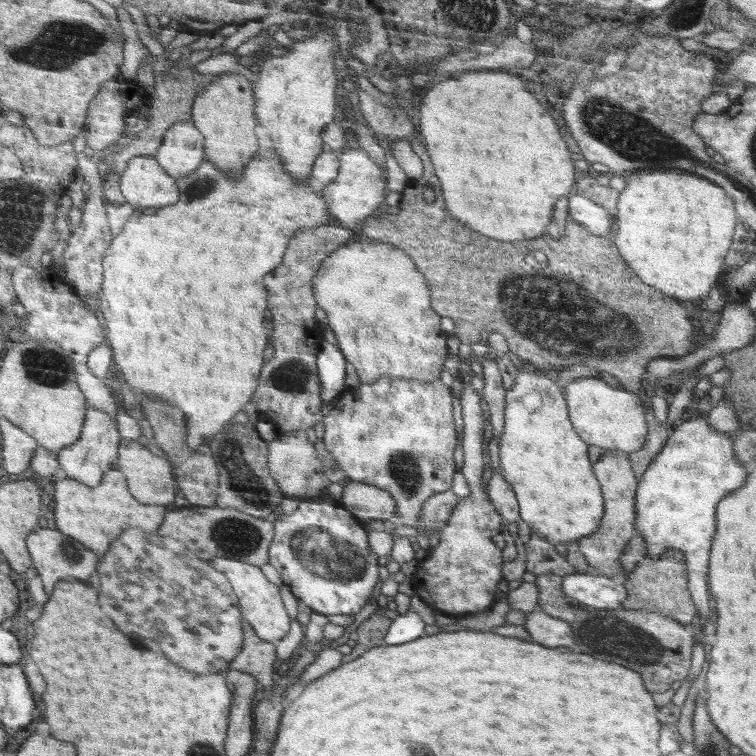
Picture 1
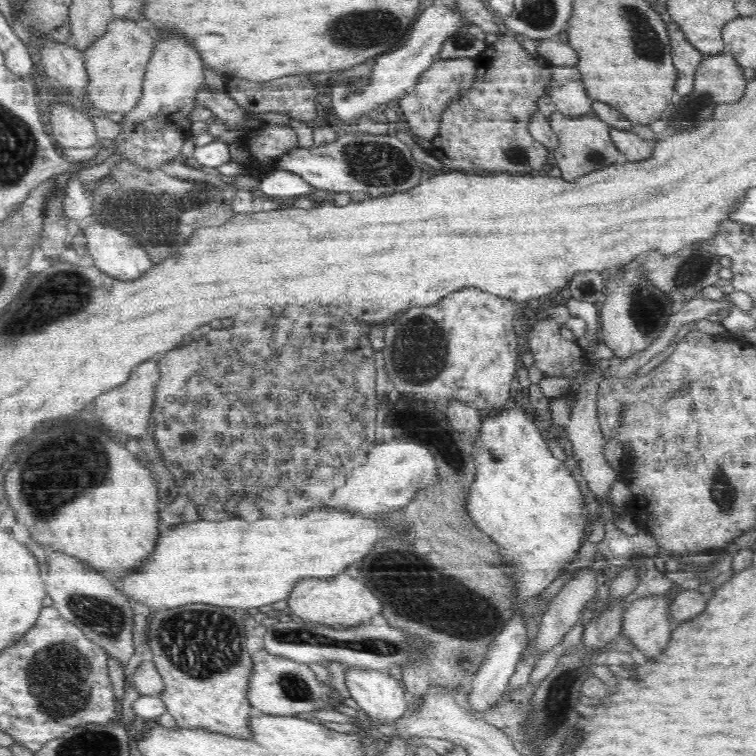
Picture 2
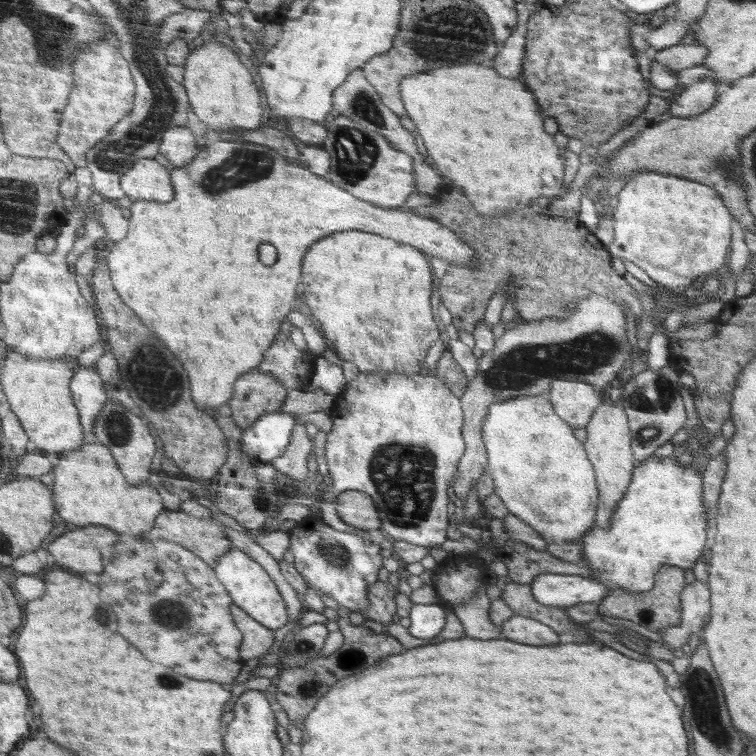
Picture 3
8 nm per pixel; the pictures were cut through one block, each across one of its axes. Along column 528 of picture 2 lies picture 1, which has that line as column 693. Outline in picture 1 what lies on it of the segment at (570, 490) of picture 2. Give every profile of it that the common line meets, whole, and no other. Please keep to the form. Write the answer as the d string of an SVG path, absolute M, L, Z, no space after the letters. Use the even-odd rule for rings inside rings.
M703 417L690 418L682 425L673 429L662 450L652 459L648 470L644 472L635 495L635 529L643 536L647 546L647 556L656 562L670 549L683 552L687 556L688 576L691 576L692 600L696 601L703 617L701 623L708 620L706 614L710 612L710 594L708 594L708 554L710 542L714 539L718 528L718 504L726 499L748 481L750 466L742 465L733 454L732 445L735 434L715 431L708 426Z

